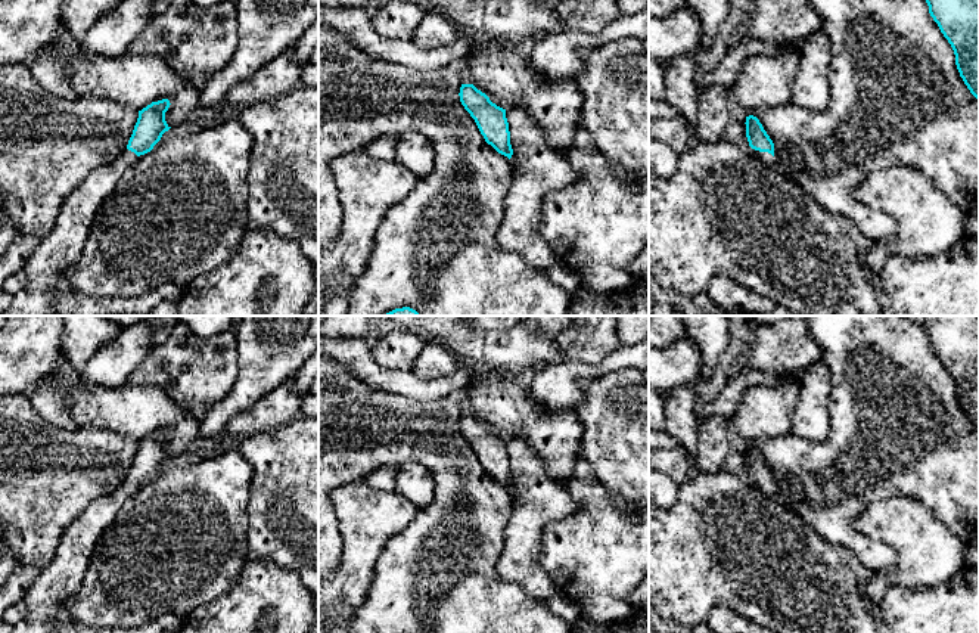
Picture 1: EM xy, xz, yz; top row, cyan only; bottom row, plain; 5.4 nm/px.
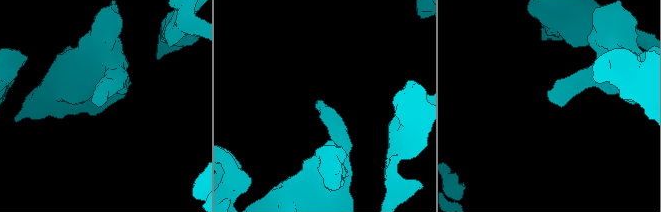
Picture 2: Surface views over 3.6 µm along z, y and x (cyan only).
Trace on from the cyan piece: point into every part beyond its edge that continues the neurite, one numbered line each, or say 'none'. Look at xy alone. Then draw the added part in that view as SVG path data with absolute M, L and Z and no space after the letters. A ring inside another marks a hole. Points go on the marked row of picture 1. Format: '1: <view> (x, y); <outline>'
1: xy (62, 247); M125 149L114 162L91 171L68 196L50 233L28 257L22 271L27 285L0 316L55 316L53 285L74 266L102 202L139 156Z

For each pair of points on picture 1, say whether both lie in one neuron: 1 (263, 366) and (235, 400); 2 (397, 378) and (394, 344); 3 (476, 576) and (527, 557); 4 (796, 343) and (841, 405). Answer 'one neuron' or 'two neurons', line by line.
1: one neuron
2: two neurons
3: two neurons
4: two neurons

